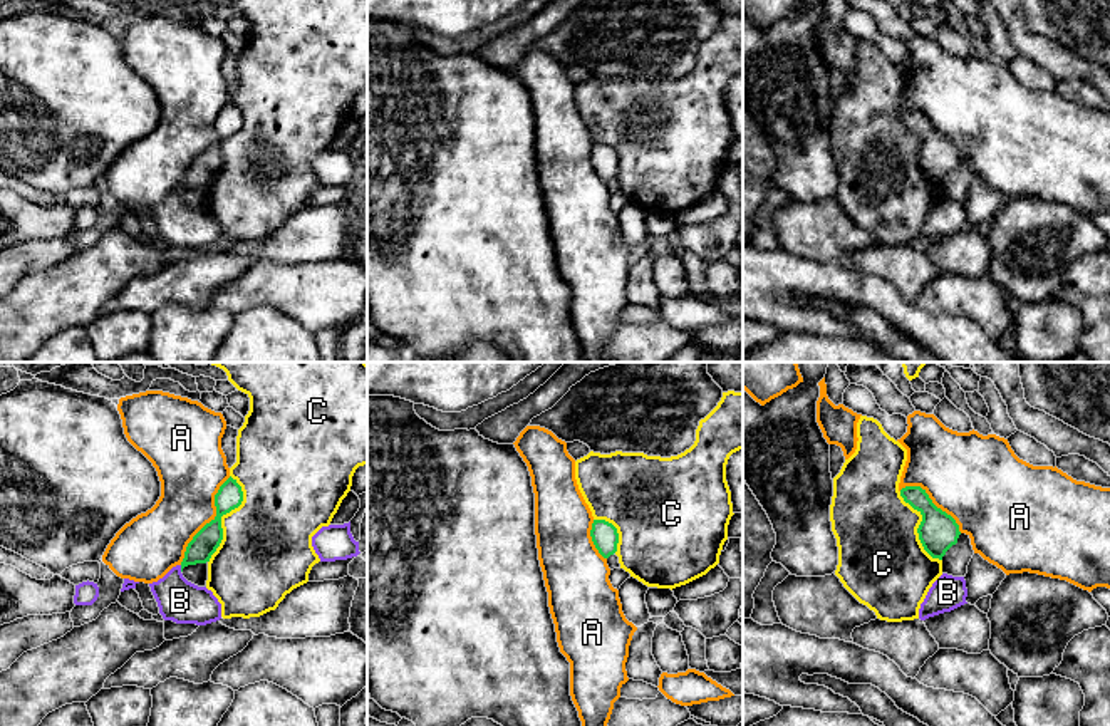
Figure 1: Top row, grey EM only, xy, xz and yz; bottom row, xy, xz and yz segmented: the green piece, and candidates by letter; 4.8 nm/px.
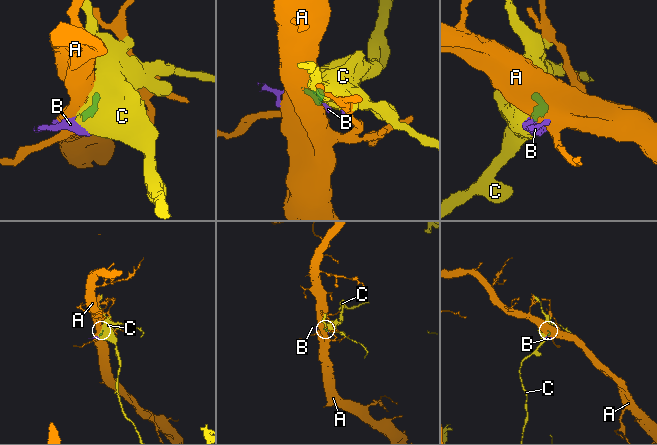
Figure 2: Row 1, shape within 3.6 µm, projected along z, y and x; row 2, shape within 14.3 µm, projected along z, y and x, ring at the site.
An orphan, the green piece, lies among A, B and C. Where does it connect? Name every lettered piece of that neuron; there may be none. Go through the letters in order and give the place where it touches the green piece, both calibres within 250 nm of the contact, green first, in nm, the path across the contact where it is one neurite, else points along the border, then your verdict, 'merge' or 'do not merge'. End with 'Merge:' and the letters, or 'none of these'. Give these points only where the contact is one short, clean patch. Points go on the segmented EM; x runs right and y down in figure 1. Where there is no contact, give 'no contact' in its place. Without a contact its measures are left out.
A: meets green in xy at (212, 520); 120 nm thick on the green side, 300 nm on the other; do not merge
B: meets green in xy at (181, 569); 120 nm thick on the green side, 200 nm on the other; runs through xy (207, 540), (181, 569), (180, 601); merge
C: meets green in xy at (222, 515); 120 nm thick on the green side, 440 nm on the other; do not merge
Merge: B

